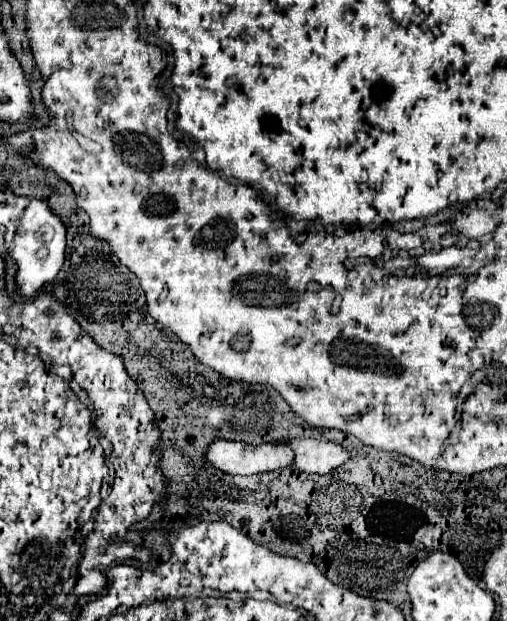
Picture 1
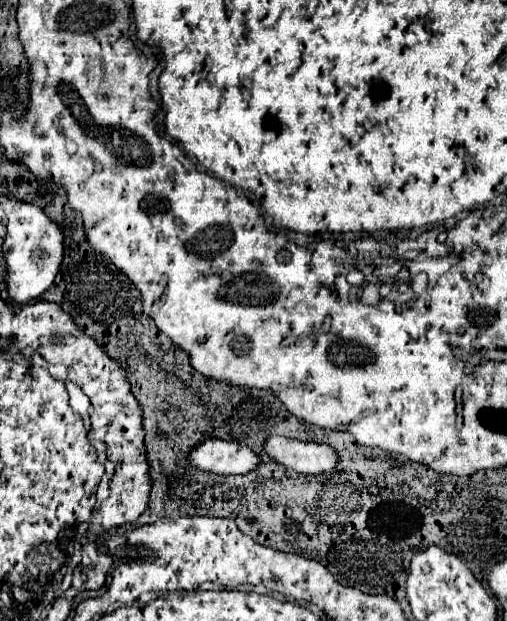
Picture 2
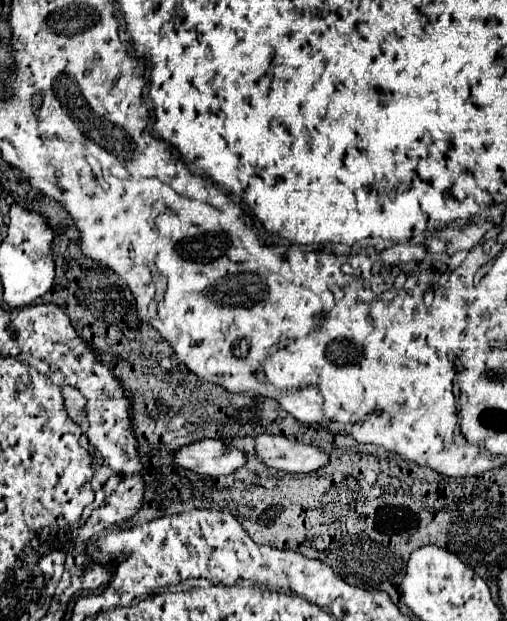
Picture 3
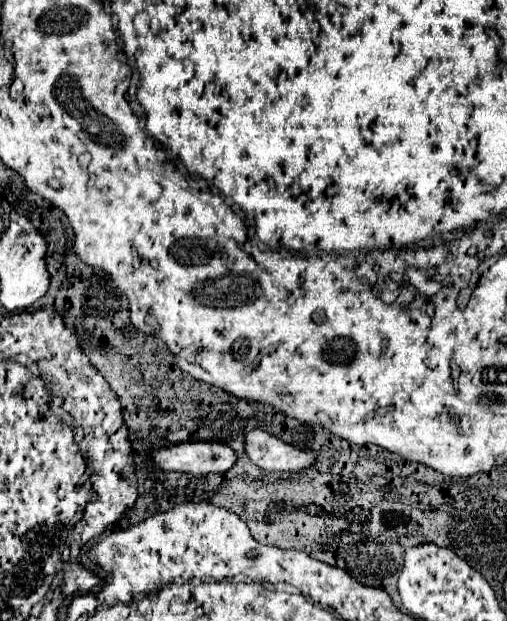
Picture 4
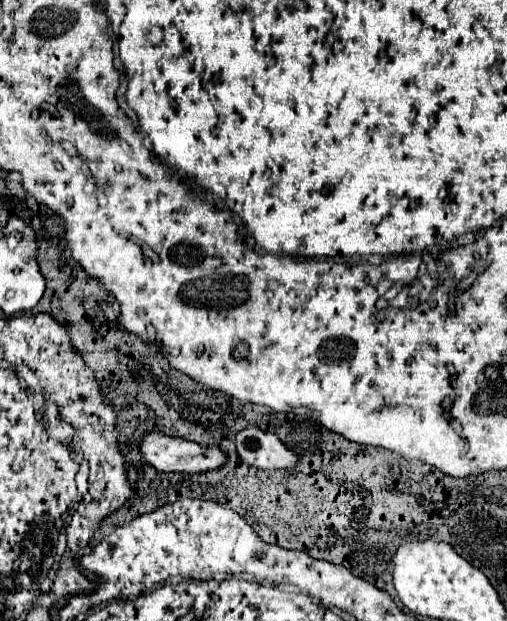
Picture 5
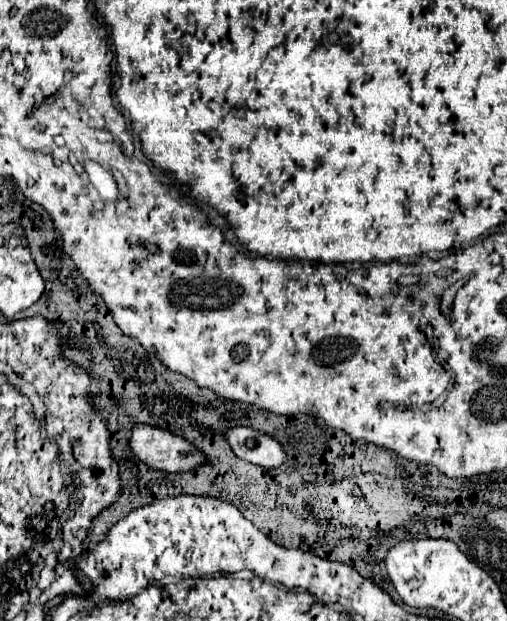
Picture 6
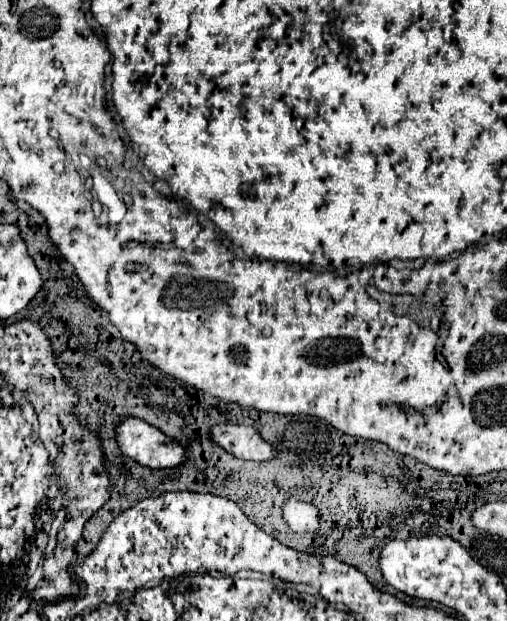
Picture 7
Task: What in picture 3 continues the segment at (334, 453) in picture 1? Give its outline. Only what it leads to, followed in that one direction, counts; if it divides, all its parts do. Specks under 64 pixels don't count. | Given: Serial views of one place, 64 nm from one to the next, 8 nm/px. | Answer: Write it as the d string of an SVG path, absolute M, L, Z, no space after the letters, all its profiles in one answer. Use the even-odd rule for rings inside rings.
M262 434L256 438L256 454L268 468L284 472L316 472L330 462L330 456L318 446L290 442L284 436Z

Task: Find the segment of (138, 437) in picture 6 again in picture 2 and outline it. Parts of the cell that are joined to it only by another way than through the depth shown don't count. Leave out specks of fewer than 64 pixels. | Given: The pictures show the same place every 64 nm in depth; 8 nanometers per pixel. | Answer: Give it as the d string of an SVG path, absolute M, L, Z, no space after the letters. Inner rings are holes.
M208 438L190 452L190 462L206 472L228 476L228 474L248 474L256 470L262 462L270 460L268 456L262 458L262 454L256 454L246 444Z

